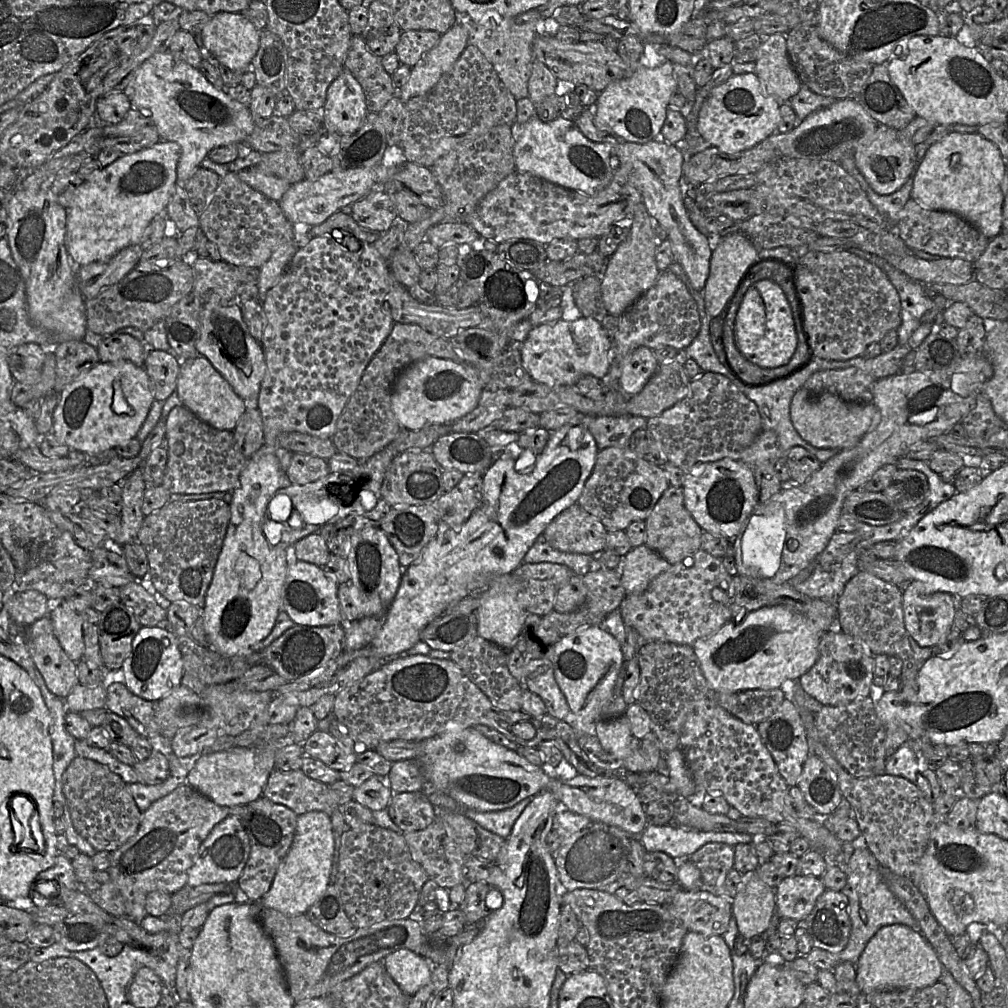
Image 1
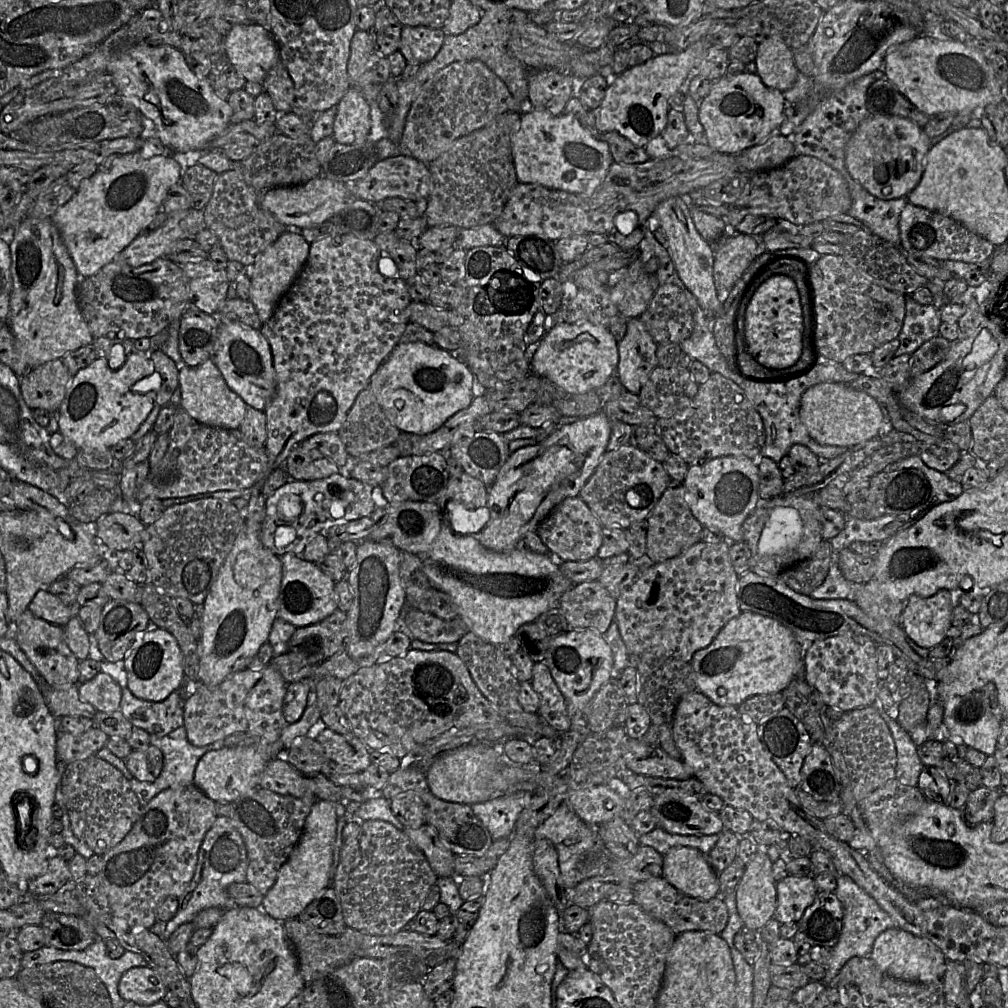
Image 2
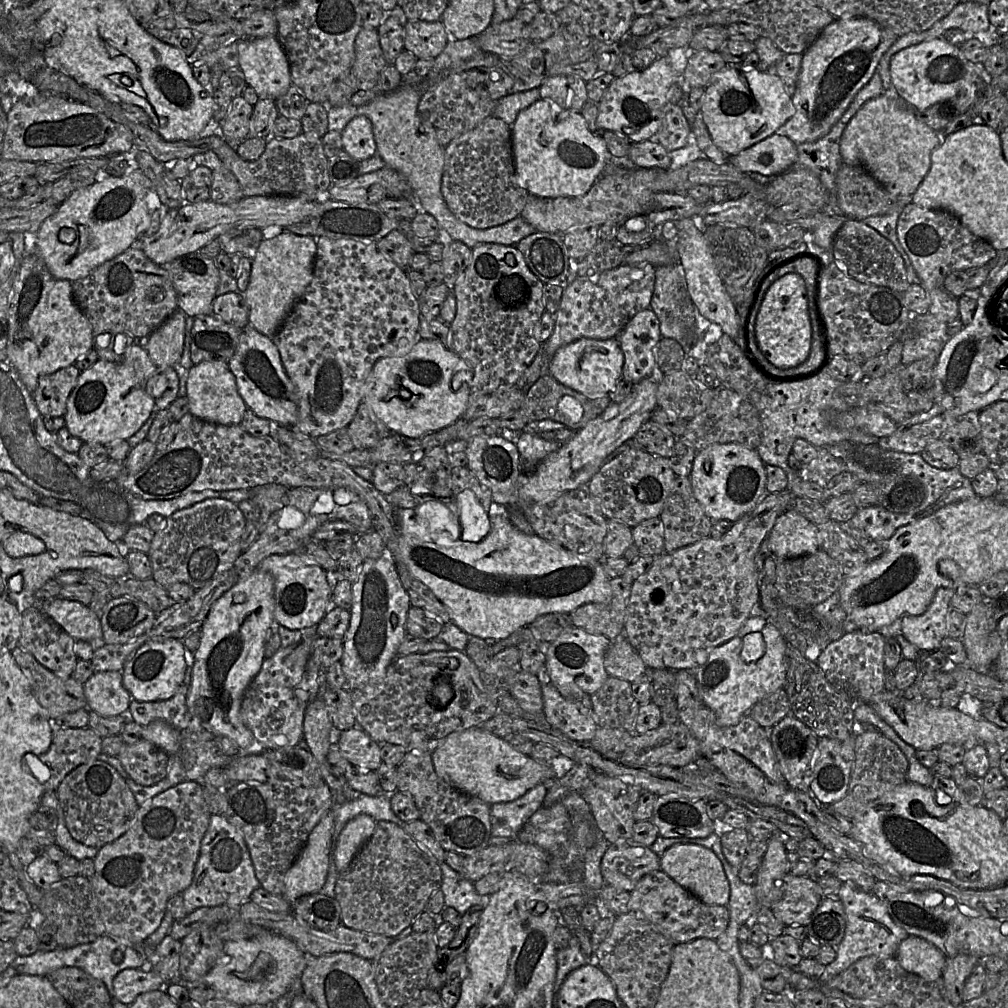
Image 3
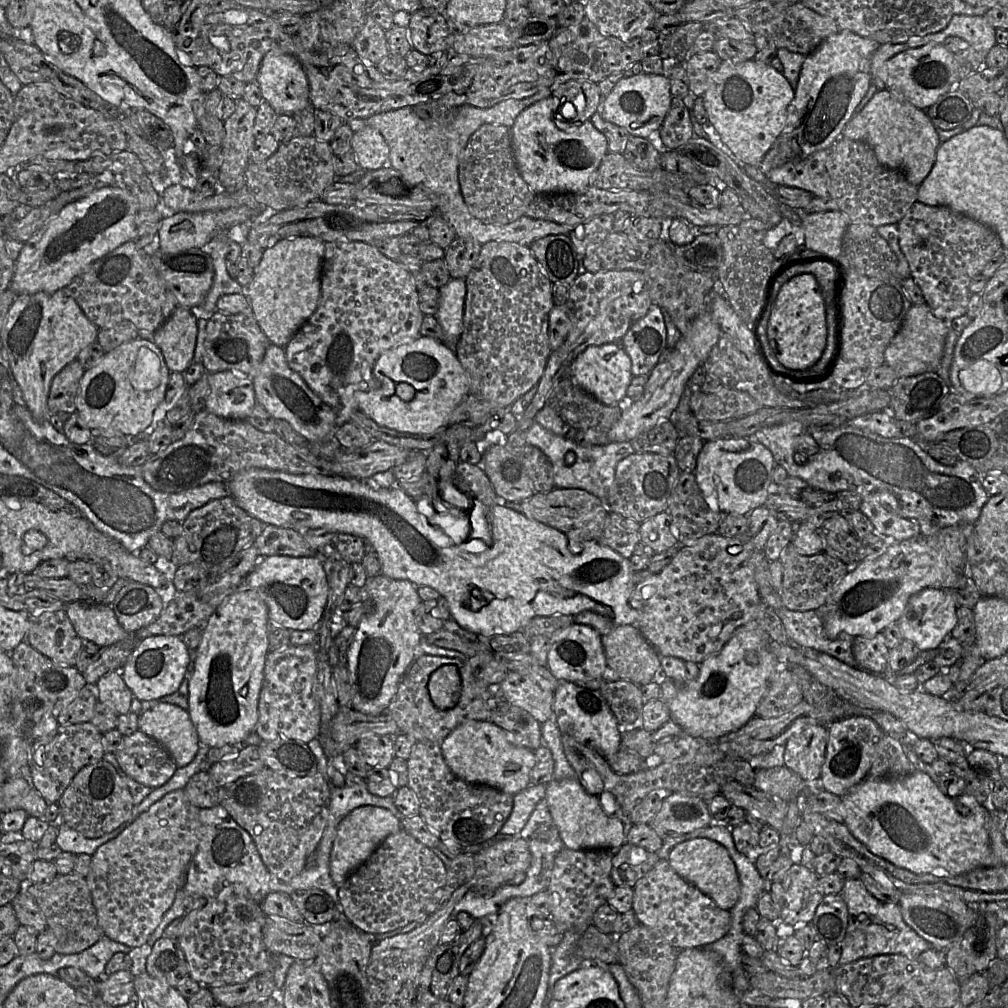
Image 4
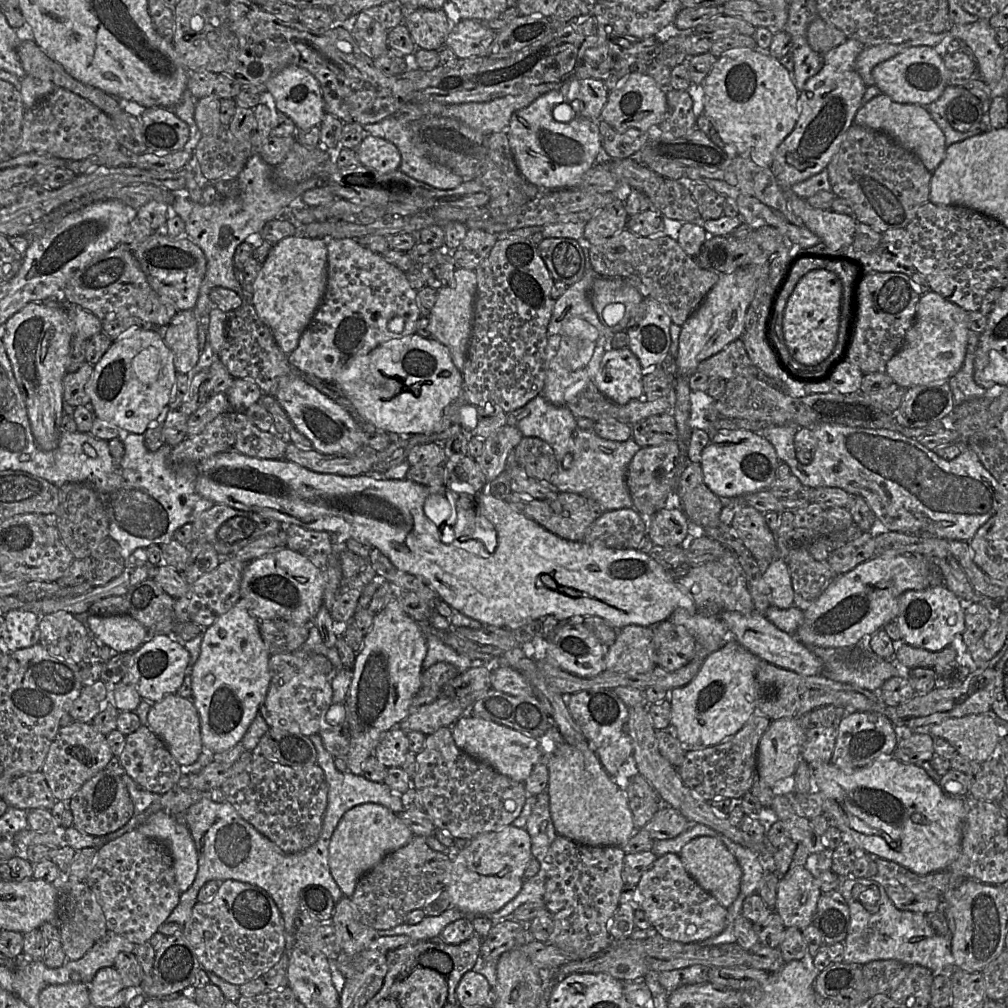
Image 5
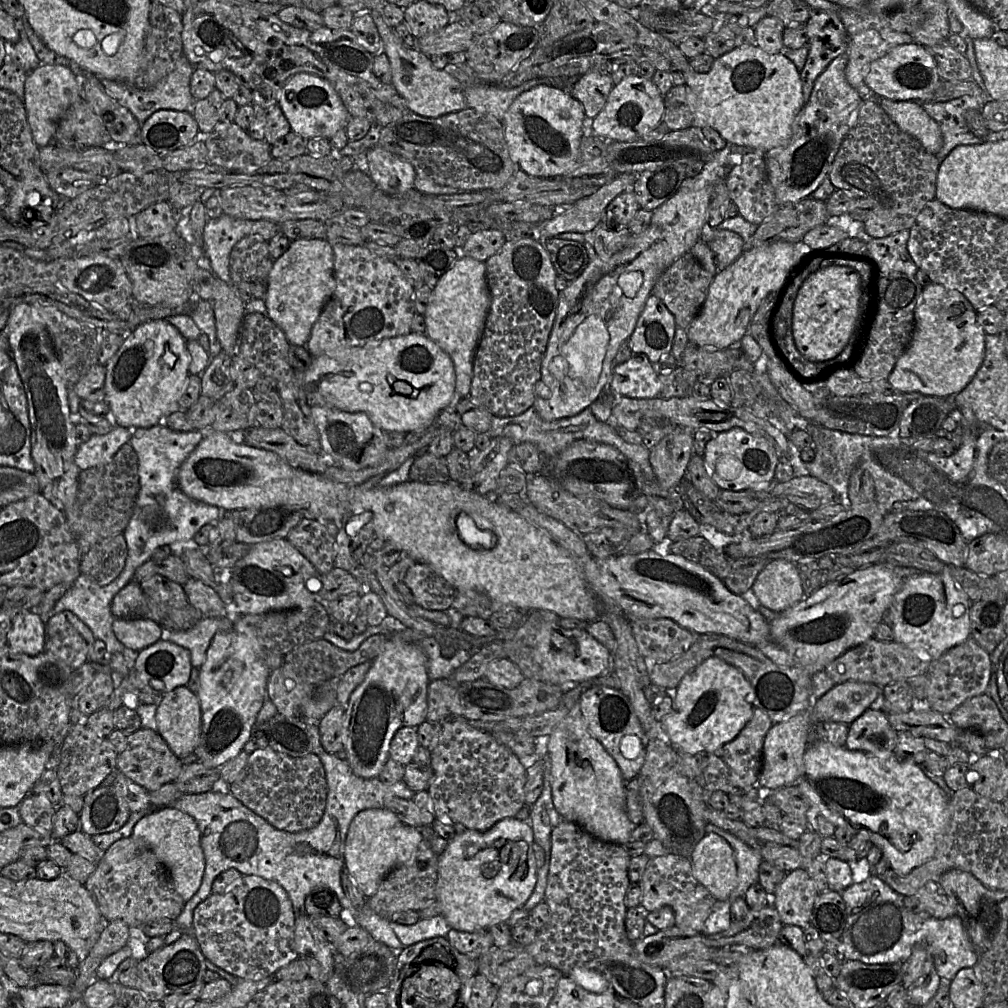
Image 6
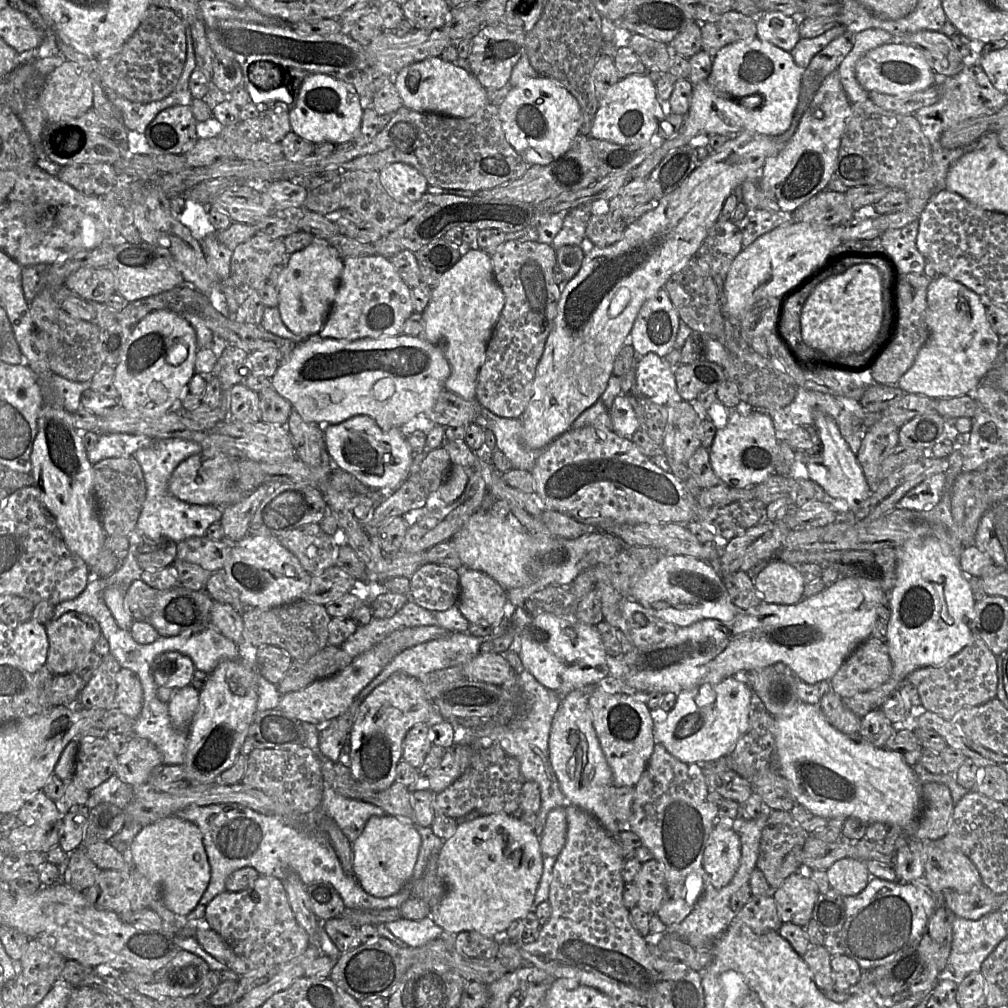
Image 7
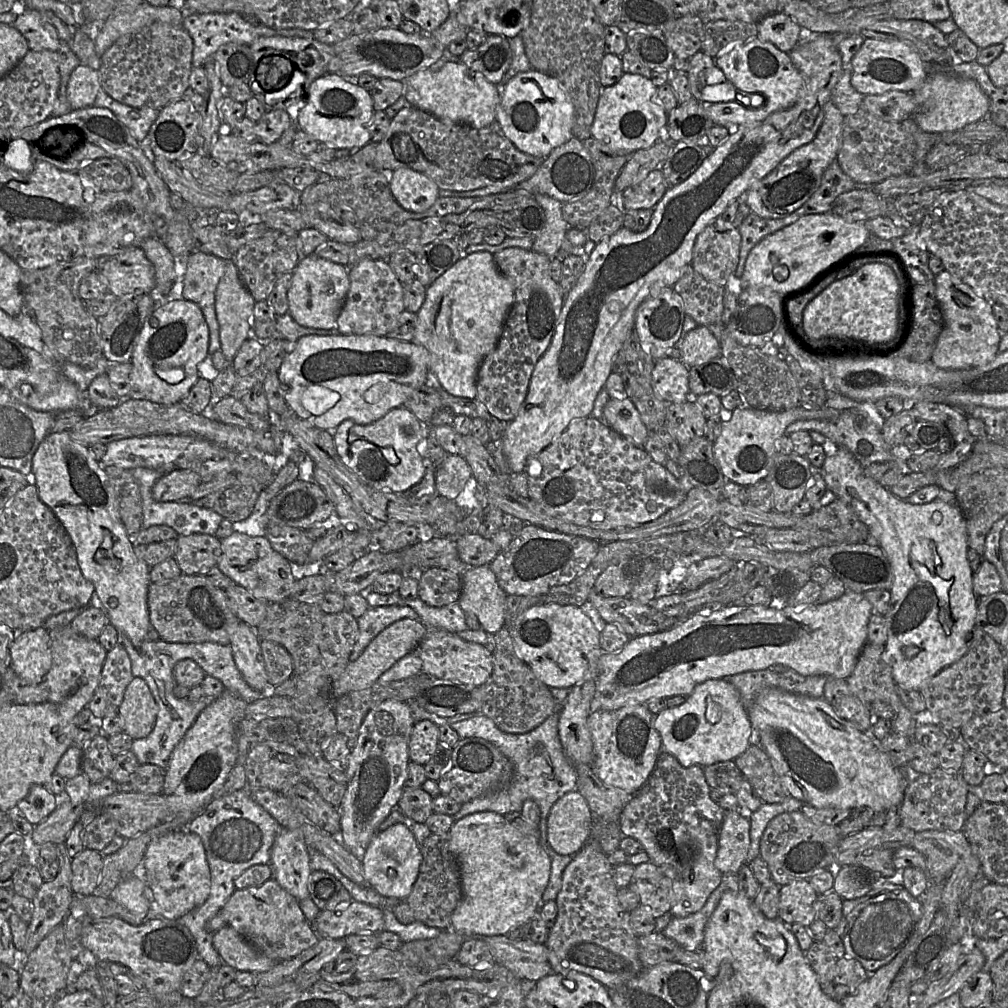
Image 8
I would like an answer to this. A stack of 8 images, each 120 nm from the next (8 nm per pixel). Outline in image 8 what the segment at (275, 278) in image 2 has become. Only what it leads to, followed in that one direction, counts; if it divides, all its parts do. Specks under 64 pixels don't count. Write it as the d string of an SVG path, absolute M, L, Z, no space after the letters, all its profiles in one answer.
M314 254L301 259L288 290L288 313L301 326L333 330L350 287L348 268Z

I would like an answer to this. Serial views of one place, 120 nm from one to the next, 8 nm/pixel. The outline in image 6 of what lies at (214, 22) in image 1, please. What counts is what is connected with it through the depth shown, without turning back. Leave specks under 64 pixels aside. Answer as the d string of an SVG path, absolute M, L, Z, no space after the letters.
M297 73L289 78L280 91L278 106L288 119L292 131L306 140L319 137L330 140L340 129L345 129L350 120L334 86L312 73Z

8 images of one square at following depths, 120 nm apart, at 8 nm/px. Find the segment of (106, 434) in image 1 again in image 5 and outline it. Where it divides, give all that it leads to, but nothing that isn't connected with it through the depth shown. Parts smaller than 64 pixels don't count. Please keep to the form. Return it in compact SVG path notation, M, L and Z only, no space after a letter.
M132 329L114 341L101 359L85 386L90 408L99 418L118 430L144 434L151 423L168 405L175 383L173 353L156 330Z

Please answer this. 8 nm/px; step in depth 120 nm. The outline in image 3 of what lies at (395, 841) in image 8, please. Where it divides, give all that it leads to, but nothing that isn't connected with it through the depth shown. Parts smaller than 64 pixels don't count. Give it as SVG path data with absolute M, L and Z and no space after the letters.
M361 814L350 820L341 831L334 854L338 873L345 871L363 845L373 835L376 821L369 815Z

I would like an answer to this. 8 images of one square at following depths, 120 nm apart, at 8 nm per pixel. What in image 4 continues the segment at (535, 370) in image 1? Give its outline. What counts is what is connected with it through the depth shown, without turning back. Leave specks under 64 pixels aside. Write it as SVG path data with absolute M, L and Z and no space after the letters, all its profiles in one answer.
M620 343L588 346L567 366L567 376L599 402L608 406L622 406L629 402L626 391L634 377L631 359Z

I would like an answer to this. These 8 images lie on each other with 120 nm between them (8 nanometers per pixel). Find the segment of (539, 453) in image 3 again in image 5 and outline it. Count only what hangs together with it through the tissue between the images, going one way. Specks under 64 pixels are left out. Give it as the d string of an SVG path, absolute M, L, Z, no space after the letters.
M542 394L531 399L523 407L507 413L507 424L517 427L523 437L536 437L547 442L553 449L558 463L557 473L551 484L559 492L577 493L597 502L603 511L633 508L633 502L626 485L627 468L641 447L633 440L624 442L606 440L593 430L583 430L577 425L577 418L566 406L550 403Z

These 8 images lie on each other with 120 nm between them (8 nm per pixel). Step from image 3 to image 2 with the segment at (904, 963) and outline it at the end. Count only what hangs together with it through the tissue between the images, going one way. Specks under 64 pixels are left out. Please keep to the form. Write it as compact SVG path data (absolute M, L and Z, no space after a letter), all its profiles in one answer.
M897 927L887 929L877 936L869 957L885 974L896 979L920 983L942 981L947 961L942 951L929 939L915 936Z

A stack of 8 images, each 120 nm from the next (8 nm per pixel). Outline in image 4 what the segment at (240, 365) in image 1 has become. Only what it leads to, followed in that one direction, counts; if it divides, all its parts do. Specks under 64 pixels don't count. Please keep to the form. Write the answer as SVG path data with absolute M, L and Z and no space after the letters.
M269 345L252 380L257 404L275 419L287 421L307 442L321 442L332 437L336 429L335 411L290 368L284 348Z

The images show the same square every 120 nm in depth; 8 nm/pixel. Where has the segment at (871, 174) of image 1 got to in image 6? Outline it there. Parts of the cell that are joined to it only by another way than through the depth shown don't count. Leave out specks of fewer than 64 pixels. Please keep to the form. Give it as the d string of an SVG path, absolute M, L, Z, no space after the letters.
M887 98L878 99L878 103L902 131L917 139L927 152L936 156L943 144L941 128L927 114L922 103Z

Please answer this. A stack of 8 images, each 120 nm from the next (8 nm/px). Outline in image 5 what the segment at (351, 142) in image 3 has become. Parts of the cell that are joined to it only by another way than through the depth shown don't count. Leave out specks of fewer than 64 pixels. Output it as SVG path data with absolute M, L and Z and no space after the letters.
M367 135L356 148L356 153L362 166L378 173L399 170L400 152L393 143L383 138Z

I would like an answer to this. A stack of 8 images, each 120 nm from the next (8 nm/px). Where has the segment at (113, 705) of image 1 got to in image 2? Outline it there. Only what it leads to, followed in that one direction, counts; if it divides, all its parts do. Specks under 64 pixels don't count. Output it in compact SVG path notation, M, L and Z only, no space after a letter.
M122 688L119 711L134 727L147 731L153 740L159 740L184 724L185 696L181 689L173 691L165 700L152 702L135 697L128 688Z

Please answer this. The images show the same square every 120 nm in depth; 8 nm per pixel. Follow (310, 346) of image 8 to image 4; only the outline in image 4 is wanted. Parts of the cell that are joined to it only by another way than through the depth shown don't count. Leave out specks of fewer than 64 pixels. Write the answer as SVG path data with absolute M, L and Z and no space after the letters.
M420 335L383 353L375 361L372 372L375 380L368 386L362 385L358 391L358 410L378 425L401 433L428 435L446 428L452 412L470 394L469 378L454 349L431 337Z

